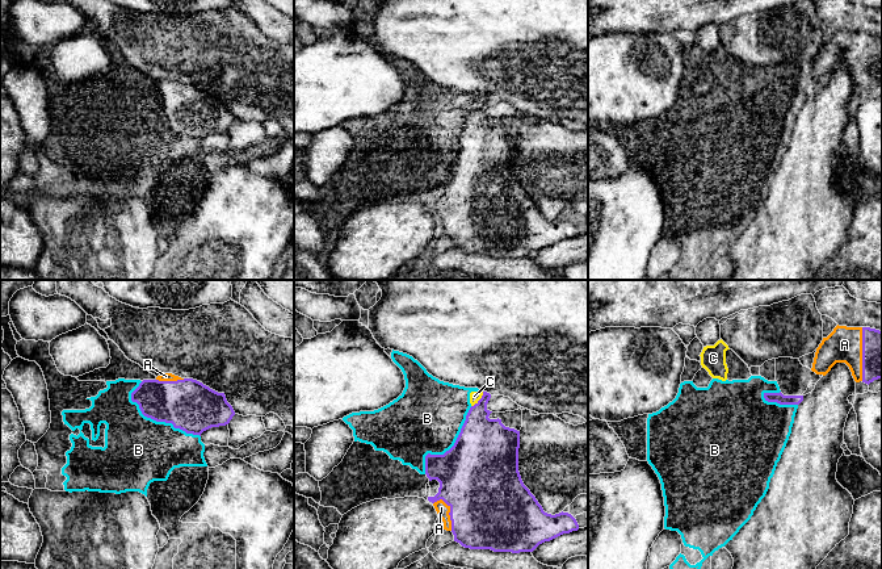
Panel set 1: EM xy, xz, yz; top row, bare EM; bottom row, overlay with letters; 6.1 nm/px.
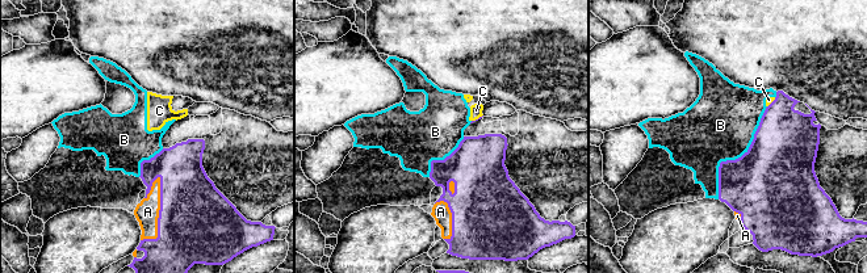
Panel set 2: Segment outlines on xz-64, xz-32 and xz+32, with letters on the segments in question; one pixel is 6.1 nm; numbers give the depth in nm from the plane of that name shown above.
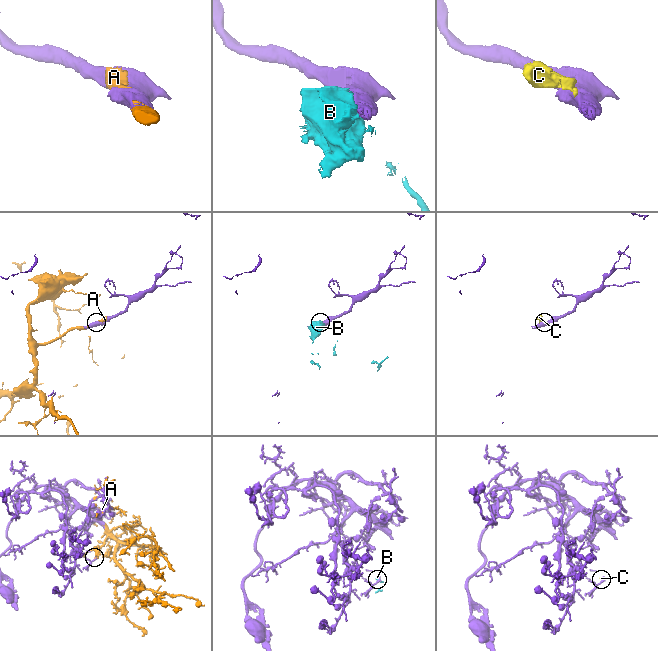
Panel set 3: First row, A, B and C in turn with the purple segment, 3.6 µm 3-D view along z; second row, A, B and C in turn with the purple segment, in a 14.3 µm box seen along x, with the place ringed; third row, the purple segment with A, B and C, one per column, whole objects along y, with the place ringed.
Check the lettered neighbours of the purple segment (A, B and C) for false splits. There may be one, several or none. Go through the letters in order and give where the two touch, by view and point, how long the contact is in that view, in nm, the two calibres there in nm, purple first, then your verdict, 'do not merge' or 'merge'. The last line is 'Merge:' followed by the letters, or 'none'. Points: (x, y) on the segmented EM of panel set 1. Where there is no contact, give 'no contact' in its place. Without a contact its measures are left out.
A: meets purple in xz at (449, 514); contact 220 nm long; 480 nm thick on the purple side, 80 nm on the other; merge
B: meets purple in xy at (160, 421); contact 500 nm long; 320 nm thick on the purple side, 420 nm on the other; do not merge
C: meets purple in xz at (479, 400); contact 120 nm long; 280 nm thick on the purple side, 60 nm on the other; do not merge
Merge: A

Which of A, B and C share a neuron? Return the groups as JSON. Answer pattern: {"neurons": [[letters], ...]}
{"neurons": [["A"], ["B", "C"]]}

